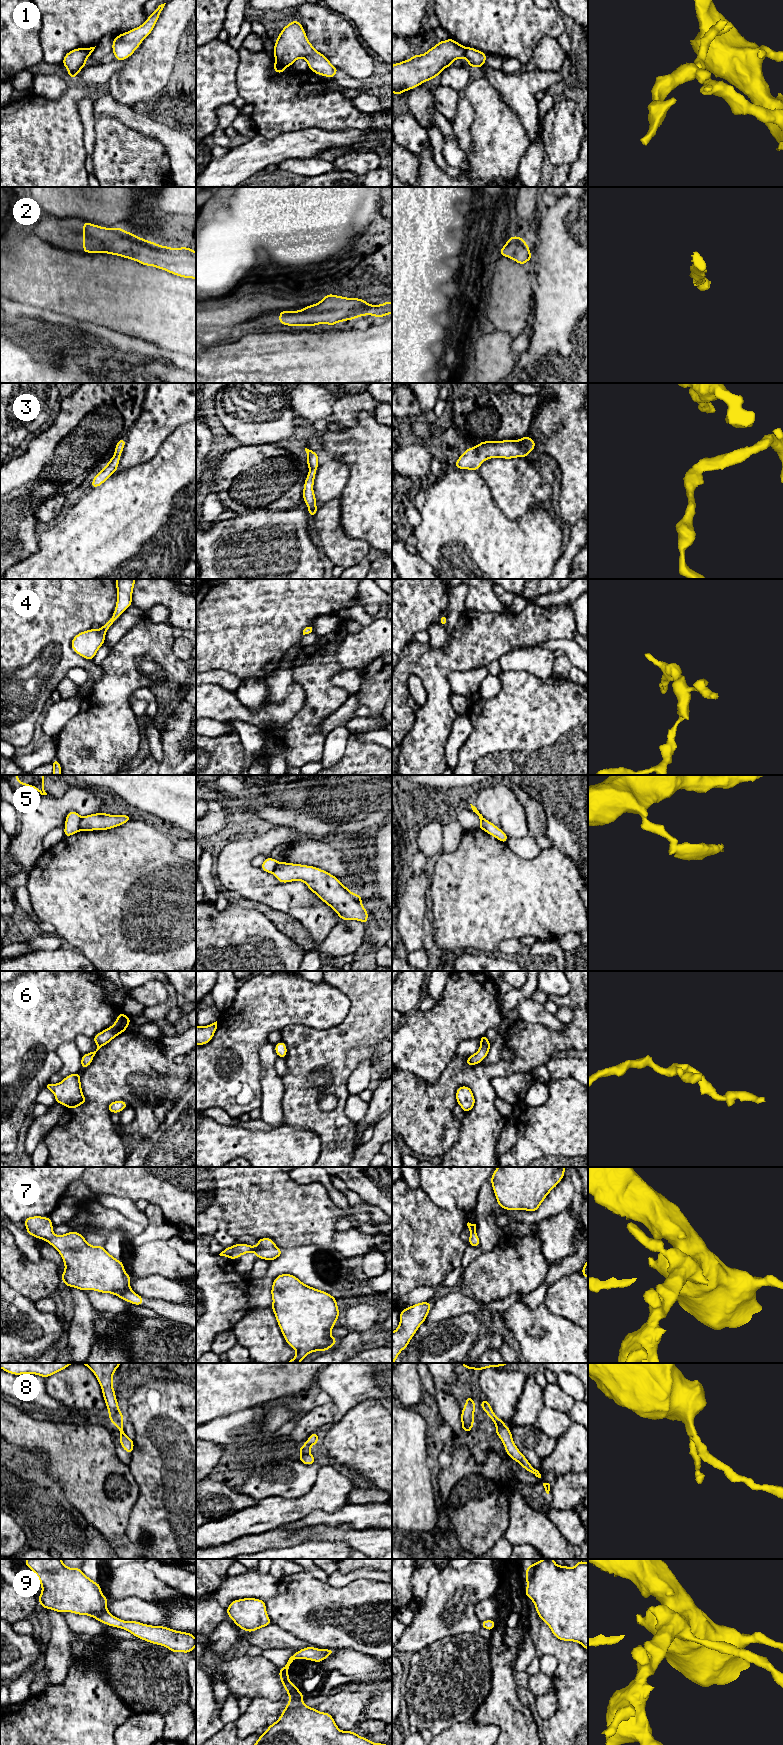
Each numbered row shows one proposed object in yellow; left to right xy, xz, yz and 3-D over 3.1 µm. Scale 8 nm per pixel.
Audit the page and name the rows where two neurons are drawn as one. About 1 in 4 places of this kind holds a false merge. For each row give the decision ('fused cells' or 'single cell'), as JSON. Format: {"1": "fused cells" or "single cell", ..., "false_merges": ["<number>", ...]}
{"1": "fused cells", "2": "single cell", "3": "single cell", "4": "single cell", "5": "fused cells", "6": "single cell", "7": "single cell", "8": "single cell", "9": "single cell", "false_merges": ["1", "5"]}

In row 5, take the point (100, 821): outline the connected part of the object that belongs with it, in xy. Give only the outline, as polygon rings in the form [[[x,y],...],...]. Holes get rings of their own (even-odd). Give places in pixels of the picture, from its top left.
[[[96,813],[81,818],[80,827],[82,831],[109,830],[130,821],[132,818],[125,815],[110,815],[107,813]]]

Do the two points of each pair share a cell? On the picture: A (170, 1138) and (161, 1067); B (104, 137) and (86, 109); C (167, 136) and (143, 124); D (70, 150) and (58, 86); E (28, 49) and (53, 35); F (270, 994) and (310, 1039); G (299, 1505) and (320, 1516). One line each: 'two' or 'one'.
A: two
B: two
C: one
D: two
E: two
F: two
G: two

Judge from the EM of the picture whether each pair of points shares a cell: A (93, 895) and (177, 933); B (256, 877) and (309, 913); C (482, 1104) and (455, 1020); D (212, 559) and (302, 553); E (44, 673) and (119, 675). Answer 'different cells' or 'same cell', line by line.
A: same cell
B: same cell
C: different cells
D: same cell
E: different cells

